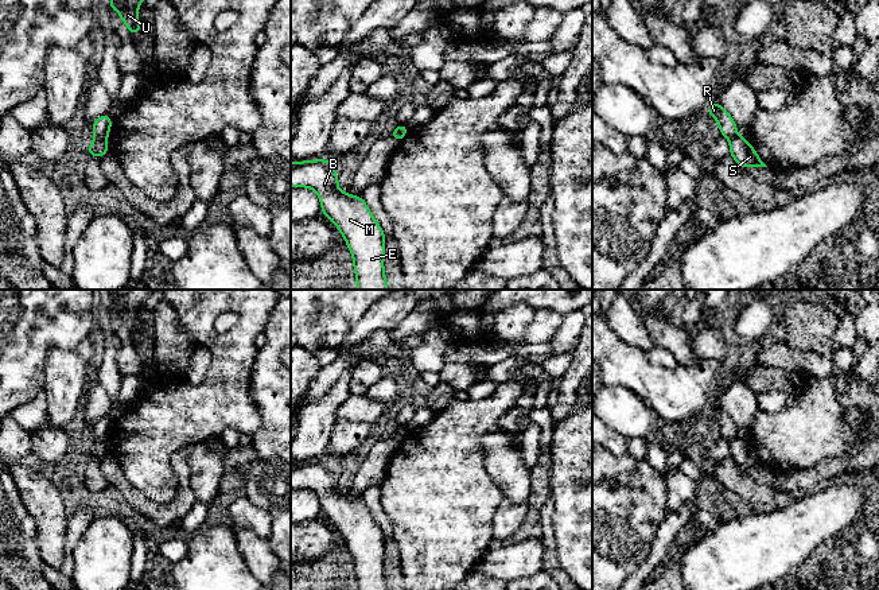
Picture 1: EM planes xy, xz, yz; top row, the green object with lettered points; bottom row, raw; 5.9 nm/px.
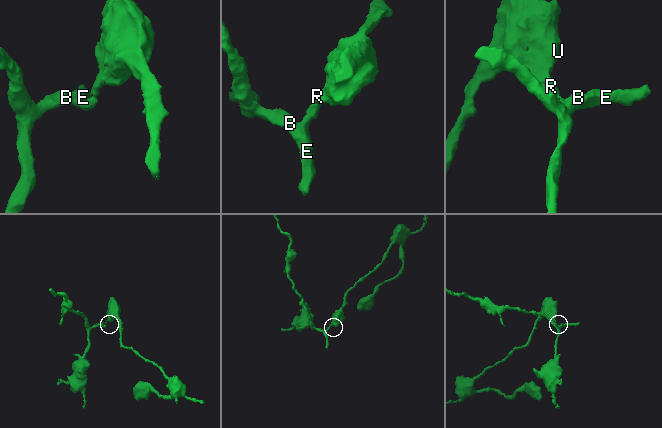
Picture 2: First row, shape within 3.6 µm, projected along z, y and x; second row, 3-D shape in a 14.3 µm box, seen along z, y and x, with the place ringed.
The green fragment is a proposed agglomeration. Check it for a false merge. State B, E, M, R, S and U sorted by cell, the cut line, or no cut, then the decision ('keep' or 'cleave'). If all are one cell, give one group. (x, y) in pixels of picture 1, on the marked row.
B E M S / R U; cut in xy along (96, 136), (105, 139); cleave

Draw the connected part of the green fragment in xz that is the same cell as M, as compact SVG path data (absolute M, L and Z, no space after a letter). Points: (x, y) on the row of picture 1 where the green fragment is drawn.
M327 159L291 163L291 187L312 189L320 199L322 213L335 224L346 240L353 255L357 290L388 290L384 271L385 233L363 198L342 193L338 186L335 166Z

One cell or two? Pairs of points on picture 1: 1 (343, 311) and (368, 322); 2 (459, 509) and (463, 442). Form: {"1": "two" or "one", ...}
{"1": "two", "2": "one"}

